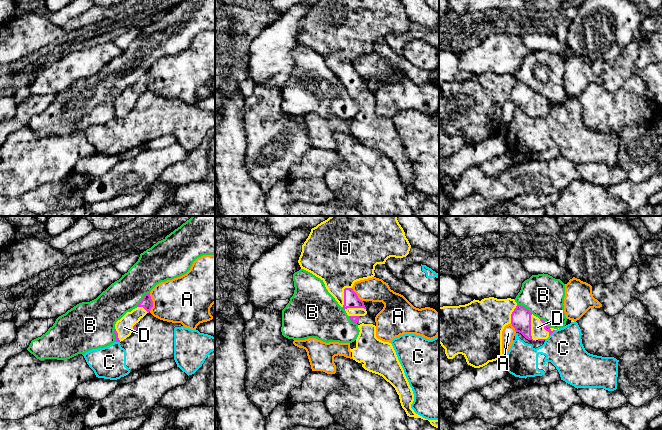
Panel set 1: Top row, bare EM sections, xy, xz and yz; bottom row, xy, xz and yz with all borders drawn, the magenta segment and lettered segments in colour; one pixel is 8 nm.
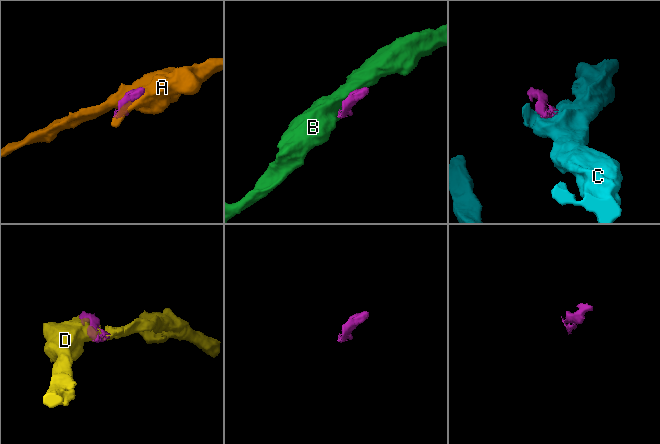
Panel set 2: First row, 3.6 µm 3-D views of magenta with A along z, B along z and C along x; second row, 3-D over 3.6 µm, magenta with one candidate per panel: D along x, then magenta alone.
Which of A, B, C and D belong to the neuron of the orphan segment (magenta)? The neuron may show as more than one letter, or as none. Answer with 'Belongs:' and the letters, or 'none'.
Belongs: D

